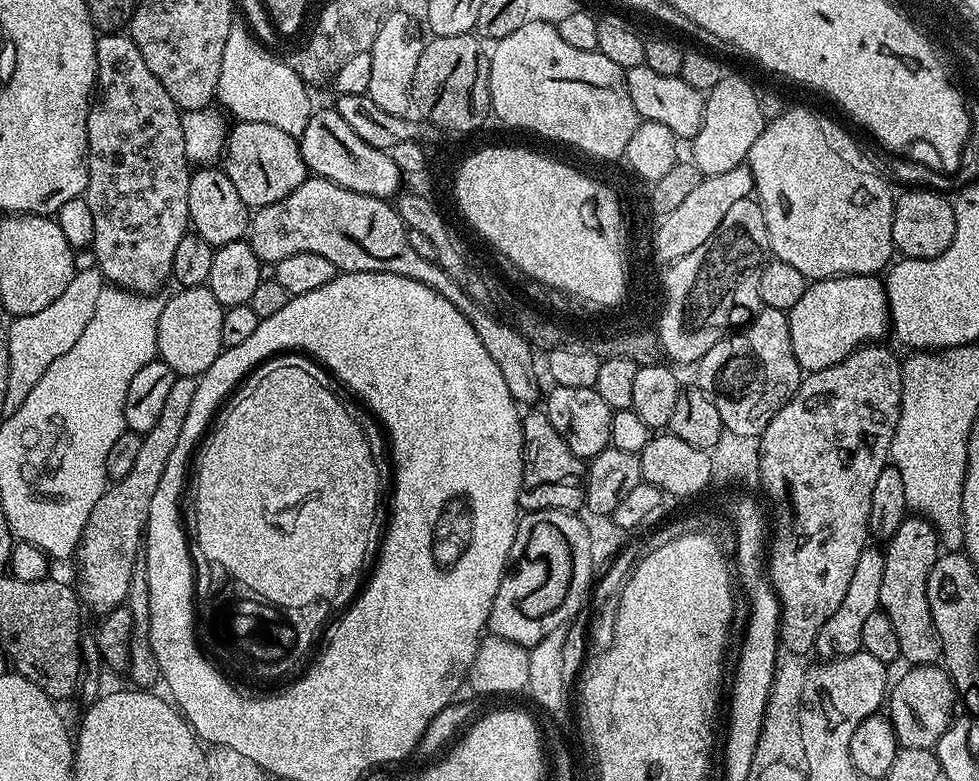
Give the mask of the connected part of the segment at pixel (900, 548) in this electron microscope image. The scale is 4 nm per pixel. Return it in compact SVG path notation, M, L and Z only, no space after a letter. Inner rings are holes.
M915 514L909 515L886 541L884 569L882 570L882 594L880 606L894 626L898 638L900 660L909 665L934 664L941 659L940 639L936 623L930 614L930 602L926 598L926 582L937 556L941 555L940 539L929 520Z

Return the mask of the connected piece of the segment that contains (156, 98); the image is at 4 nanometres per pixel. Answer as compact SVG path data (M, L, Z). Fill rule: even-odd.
M123 31L96 37L96 88L98 95L88 109L88 189L83 194L94 217L90 251L96 255L96 267L109 285L126 292L156 294L164 283L169 283L174 249L190 230L188 195L192 172L180 121L182 113L166 86L146 66L131 35Z

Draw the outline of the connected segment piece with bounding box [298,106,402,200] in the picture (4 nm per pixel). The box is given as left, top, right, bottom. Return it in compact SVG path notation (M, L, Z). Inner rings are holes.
M317 107L298 139L302 162L306 162L313 177L329 180L358 194L377 196L379 200L388 200L401 191L402 174L398 166L394 166L392 155L385 149L370 146L370 142L362 142L362 138L358 138L358 134L346 126L342 114L338 114L335 107Z

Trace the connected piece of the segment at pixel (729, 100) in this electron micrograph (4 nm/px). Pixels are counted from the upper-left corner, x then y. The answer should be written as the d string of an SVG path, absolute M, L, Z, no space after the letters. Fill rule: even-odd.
M724 74L716 86L706 92L702 130L690 141L690 160L696 164L703 177L726 174L726 170L741 167L750 154L750 146L758 142L764 120L757 89L740 76Z

